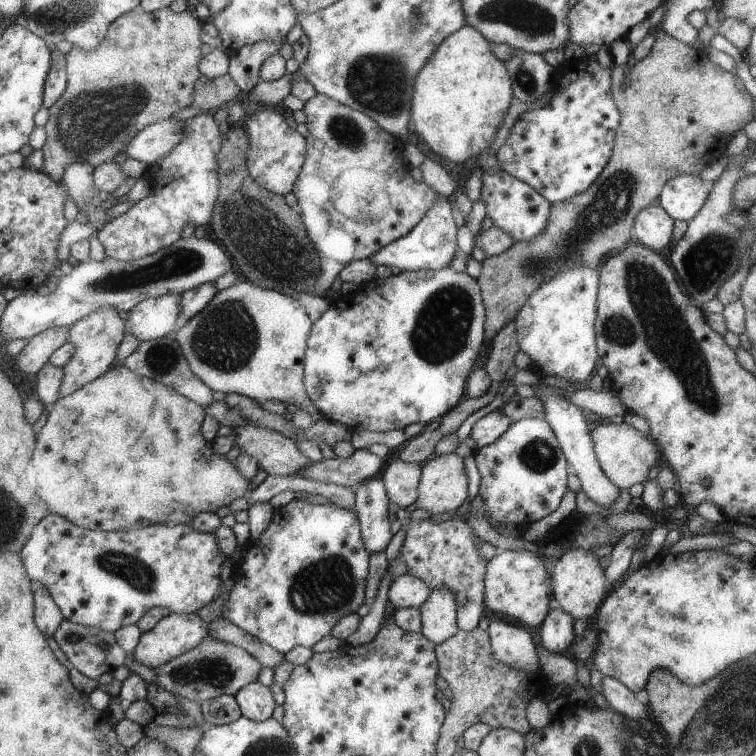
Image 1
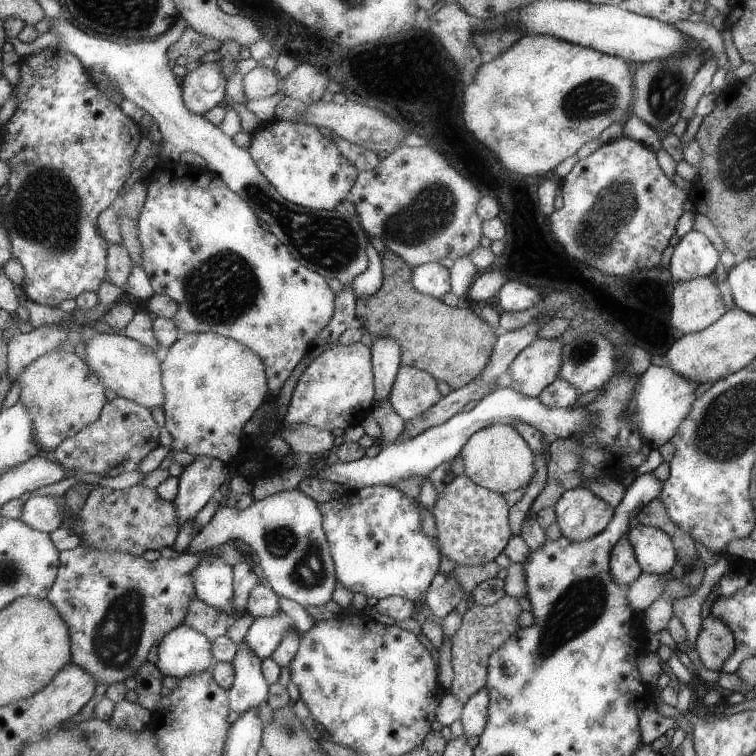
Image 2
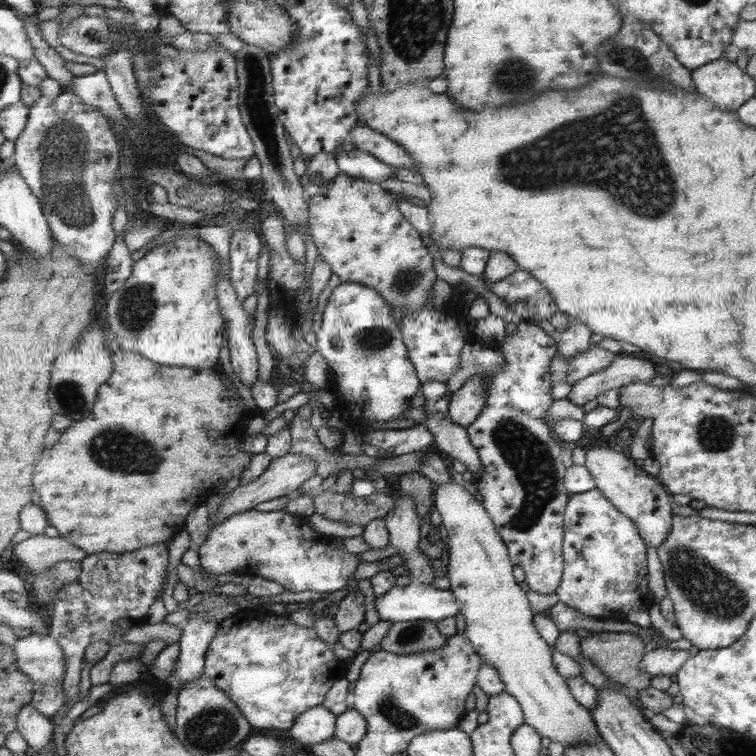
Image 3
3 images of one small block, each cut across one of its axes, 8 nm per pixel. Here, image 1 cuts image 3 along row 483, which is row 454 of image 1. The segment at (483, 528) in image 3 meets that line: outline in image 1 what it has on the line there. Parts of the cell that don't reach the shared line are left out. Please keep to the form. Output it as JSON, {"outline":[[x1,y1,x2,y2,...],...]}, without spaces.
{"outline":[[449,452,449,454,433,456,421,466,417,498,414,502,415,509,421,508,430,515,445,514,445,512,456,510,467,496,467,478,463,474,463,460,455,452]]}

